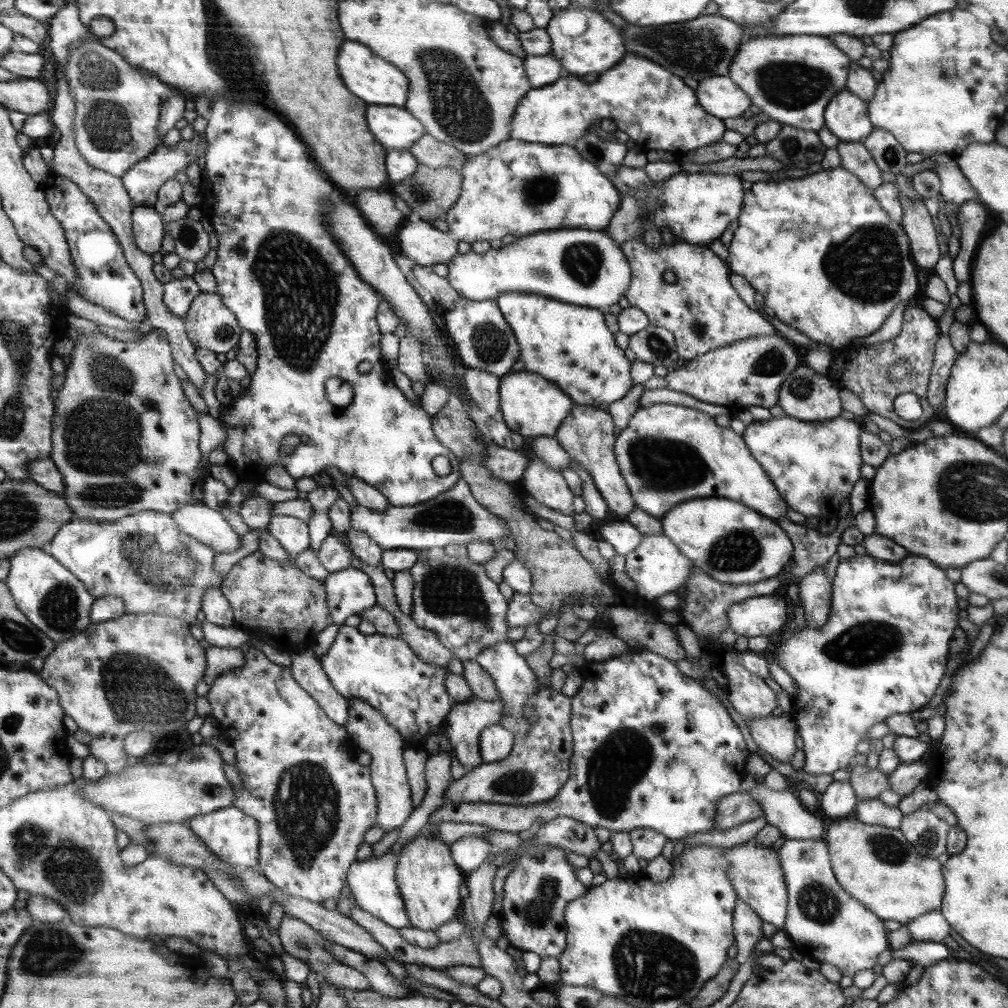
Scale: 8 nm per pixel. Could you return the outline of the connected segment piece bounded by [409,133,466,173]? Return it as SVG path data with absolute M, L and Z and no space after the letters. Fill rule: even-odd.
M430 134L422 135L409 151L417 158L418 162L429 165L430 168L451 166L458 172L463 171L466 154L456 150L449 144L444 144Z

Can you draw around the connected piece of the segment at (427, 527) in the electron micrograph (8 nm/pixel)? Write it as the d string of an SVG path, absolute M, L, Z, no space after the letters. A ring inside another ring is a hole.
M460 477L450 490L416 506L396 507L376 512L365 506L351 506L350 529L366 532L383 550L402 548L412 551L430 551L450 545L468 547L474 541L488 541L494 546L510 537L508 526L493 512L486 509L474 496L469 484Z

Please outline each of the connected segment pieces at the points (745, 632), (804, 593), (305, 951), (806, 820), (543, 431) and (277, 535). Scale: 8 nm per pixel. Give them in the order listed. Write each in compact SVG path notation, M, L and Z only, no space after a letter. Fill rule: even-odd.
M758 596L729 608L729 627L738 636L767 636L778 634L786 622L784 598Z
M816 566L806 576L799 579L800 599L808 625L820 628L826 622L832 606L832 584L824 566Z
M285 914L284 917L281 918L281 925L277 934L281 939L281 951L287 952L290 956L298 958L302 962L308 963L309 967L312 968L321 979L325 978L327 982L339 986L339 988L347 988L347 990L371 990L368 979L354 967L338 962L338 960L333 957L333 954L325 947L325 942L327 942L328 938L322 933L319 933L314 927L306 924L306 921Z
M758 783L747 791L764 811L767 824L780 830L781 836L790 839L823 840L825 834L822 815L811 814L801 803L796 789L773 790Z
M516 371L503 376L500 381L499 392L506 426L527 440L546 436L554 437L558 427L569 415L574 404L572 397L560 386L533 372Z
M275 514L268 524L269 534L295 558L310 547L310 532L306 521L290 515Z

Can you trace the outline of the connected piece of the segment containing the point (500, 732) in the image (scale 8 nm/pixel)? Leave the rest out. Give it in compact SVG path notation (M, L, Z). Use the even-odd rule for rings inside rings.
M501 723L489 724L481 732L481 759L486 763L505 759L515 747L515 735Z

